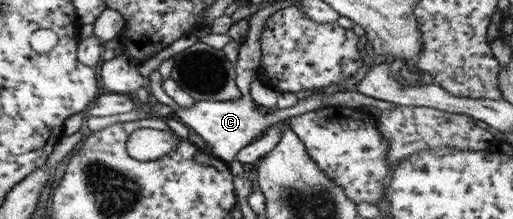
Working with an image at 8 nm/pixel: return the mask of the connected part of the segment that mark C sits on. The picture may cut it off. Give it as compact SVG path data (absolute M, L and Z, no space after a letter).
M158 69L153 70L148 77L150 80L149 95L151 101L168 106L172 110L172 116L176 115L181 123L191 128L193 133L197 134L197 136L201 136L201 140L204 140L211 146L210 154L230 165L234 165L234 156L241 148L255 141L272 124L276 124L287 118L291 118L292 116L317 110L325 106L343 106L345 108L355 109L361 106L372 106L381 111L399 106L390 102L375 100L371 98L371 96L363 96L363 94L359 94L359 92L351 89L343 92L337 91L327 96L324 95L323 92L312 91L305 98L300 95L294 106L278 109L271 114L259 113L259 111L255 110L255 105L251 101L249 95L243 95L241 99L235 101L195 101L195 104L191 106L180 107L163 93L162 88L160 87L162 79Z

